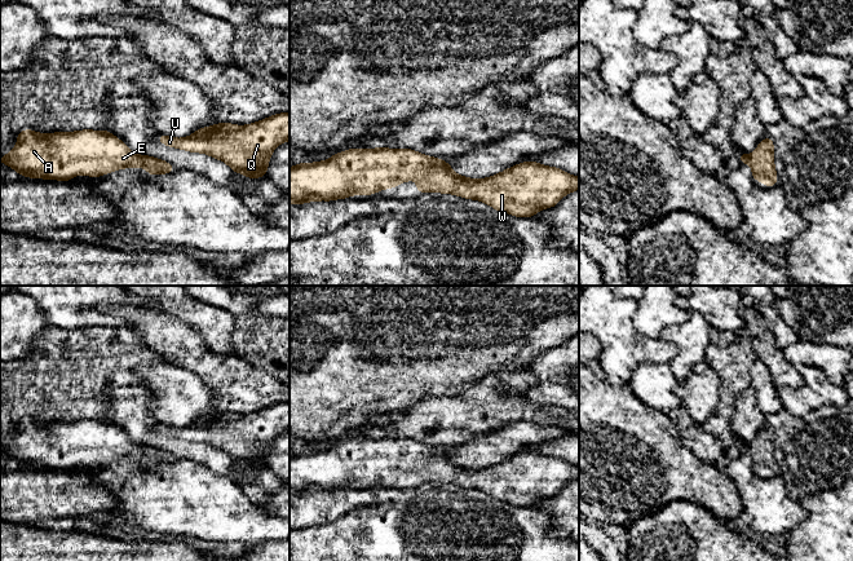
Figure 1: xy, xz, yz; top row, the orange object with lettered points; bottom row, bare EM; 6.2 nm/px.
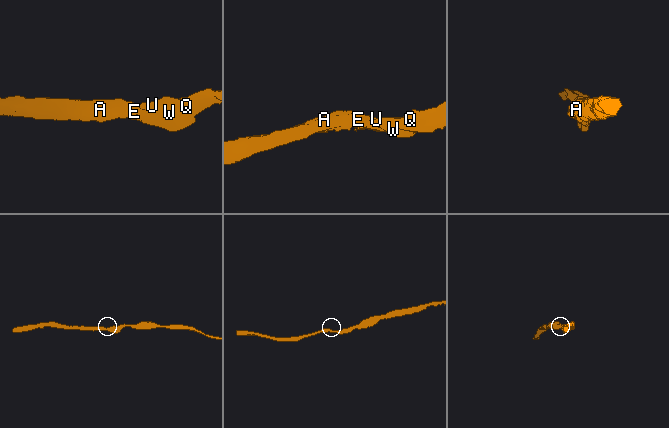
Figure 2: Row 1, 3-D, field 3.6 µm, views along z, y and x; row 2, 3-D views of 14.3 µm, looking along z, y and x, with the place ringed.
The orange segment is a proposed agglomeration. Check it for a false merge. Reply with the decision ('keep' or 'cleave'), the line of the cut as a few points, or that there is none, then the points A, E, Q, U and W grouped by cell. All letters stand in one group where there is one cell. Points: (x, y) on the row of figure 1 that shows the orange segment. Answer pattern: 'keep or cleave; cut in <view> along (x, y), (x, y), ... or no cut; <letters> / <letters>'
keep; no cut; A E Q U W

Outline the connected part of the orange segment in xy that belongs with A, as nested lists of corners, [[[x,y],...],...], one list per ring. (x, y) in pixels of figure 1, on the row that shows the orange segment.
[[[23,129],[17,146],[0,158],[19,176],[71,181],[76,175],[100,177],[121,168],[143,167],[150,176],[172,173],[173,165],[147,155],[137,155],[109,131],[37,133]]]

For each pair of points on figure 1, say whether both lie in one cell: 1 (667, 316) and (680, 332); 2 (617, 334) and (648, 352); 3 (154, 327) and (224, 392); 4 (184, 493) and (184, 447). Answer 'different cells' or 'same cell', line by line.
1: different cells
2: same cell
3: same cell
4: different cells

